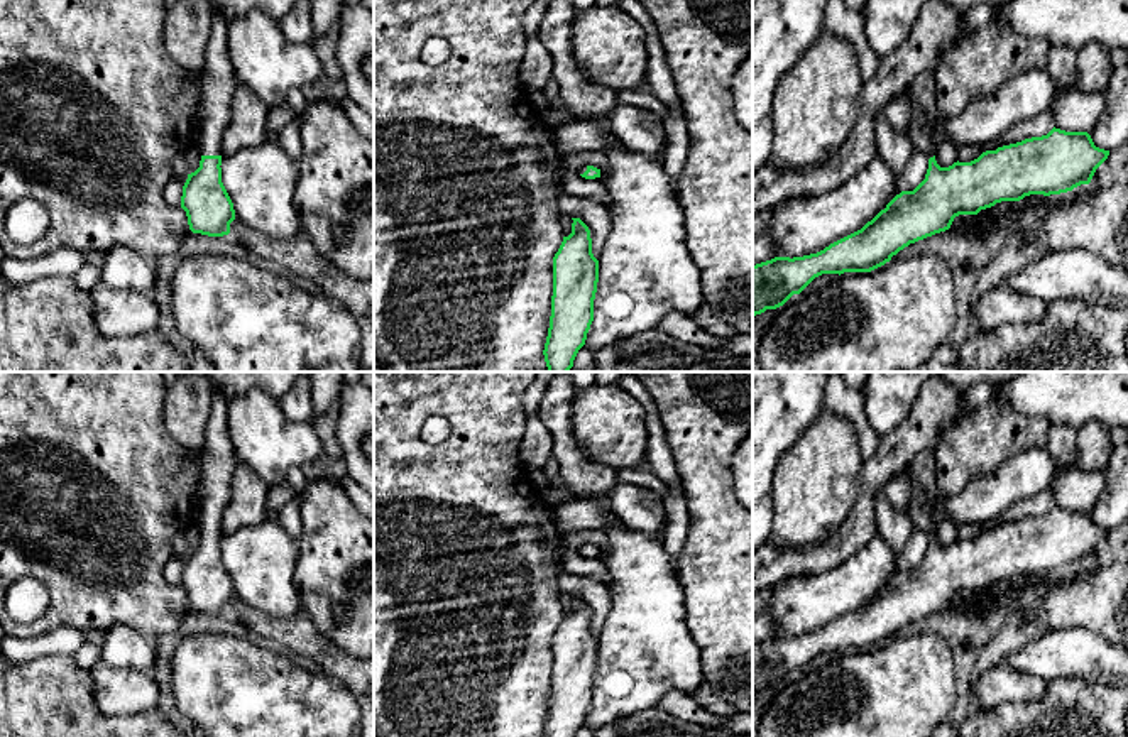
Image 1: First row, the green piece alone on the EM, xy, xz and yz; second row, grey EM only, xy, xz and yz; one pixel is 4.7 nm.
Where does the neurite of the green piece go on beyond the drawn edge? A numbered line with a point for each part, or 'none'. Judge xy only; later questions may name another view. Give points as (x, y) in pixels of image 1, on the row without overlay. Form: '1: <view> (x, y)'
1: xy (217, 462)

